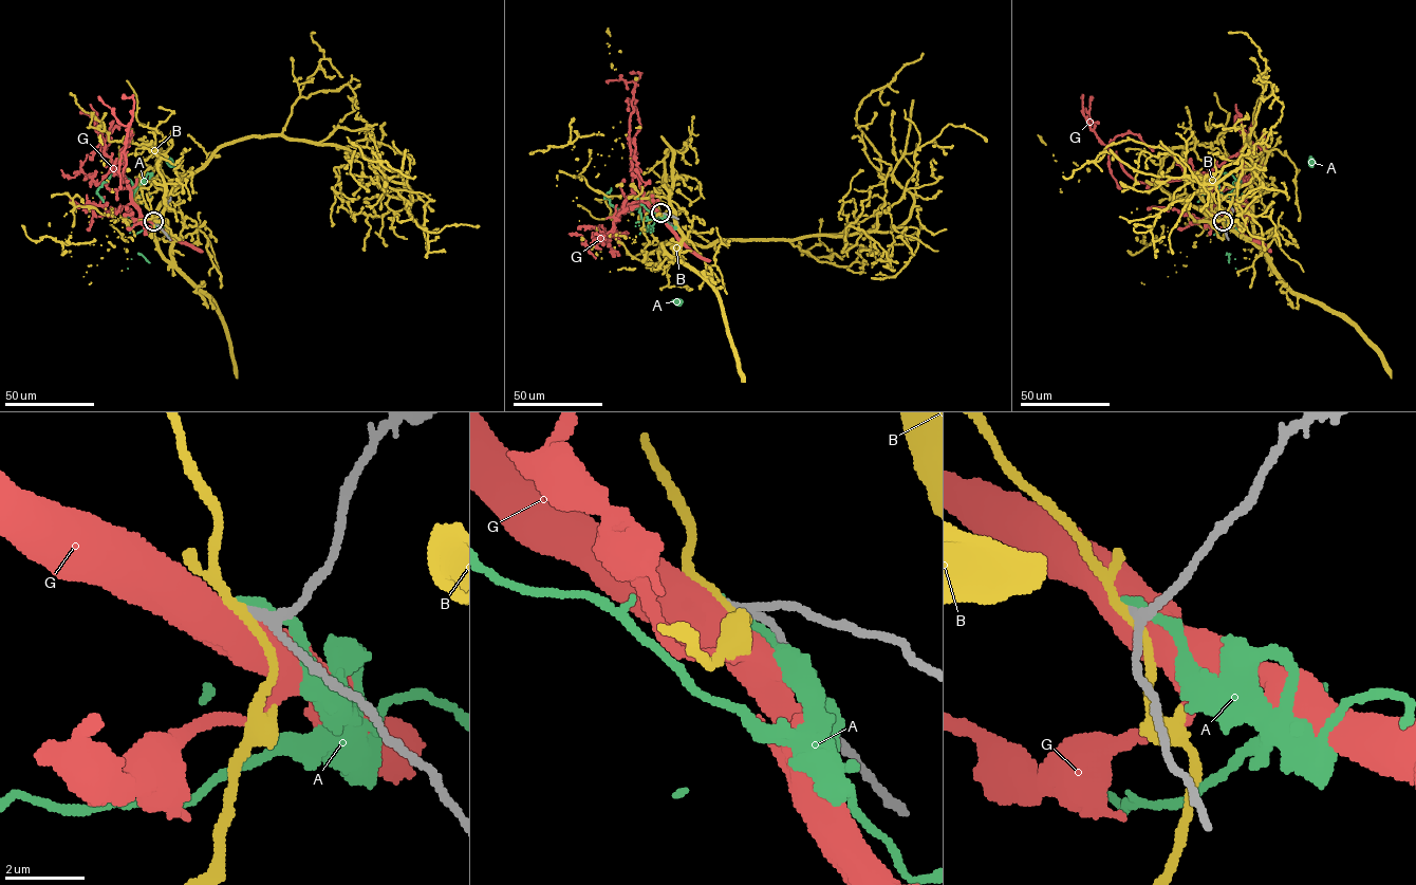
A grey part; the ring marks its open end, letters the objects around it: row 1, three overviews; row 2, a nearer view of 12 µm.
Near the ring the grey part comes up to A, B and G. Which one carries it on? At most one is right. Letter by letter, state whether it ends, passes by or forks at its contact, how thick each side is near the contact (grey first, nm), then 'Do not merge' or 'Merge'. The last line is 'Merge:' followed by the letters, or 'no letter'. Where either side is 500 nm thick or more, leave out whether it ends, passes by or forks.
A: It ends there. Thickness 240 nm (grey) against 340 nm. Do not merge
B: It passes by. Thickness 220 nm (grey) against 200 nm. Do not merge
G: Thickness 200 nm (grey) against 800 nm. Do not merge
Merge: no letter

